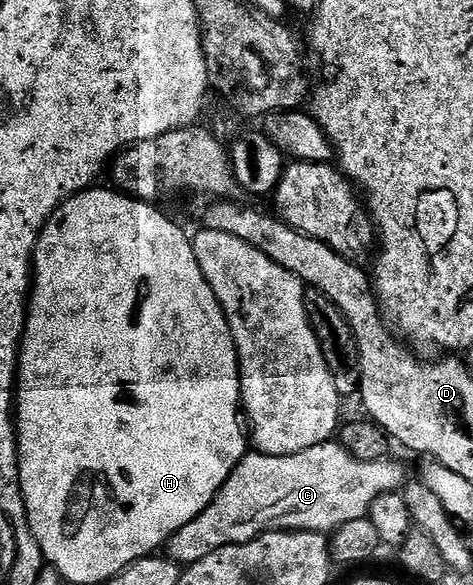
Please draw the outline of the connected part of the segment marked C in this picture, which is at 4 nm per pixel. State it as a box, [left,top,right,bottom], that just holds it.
[169,439,408,567]

